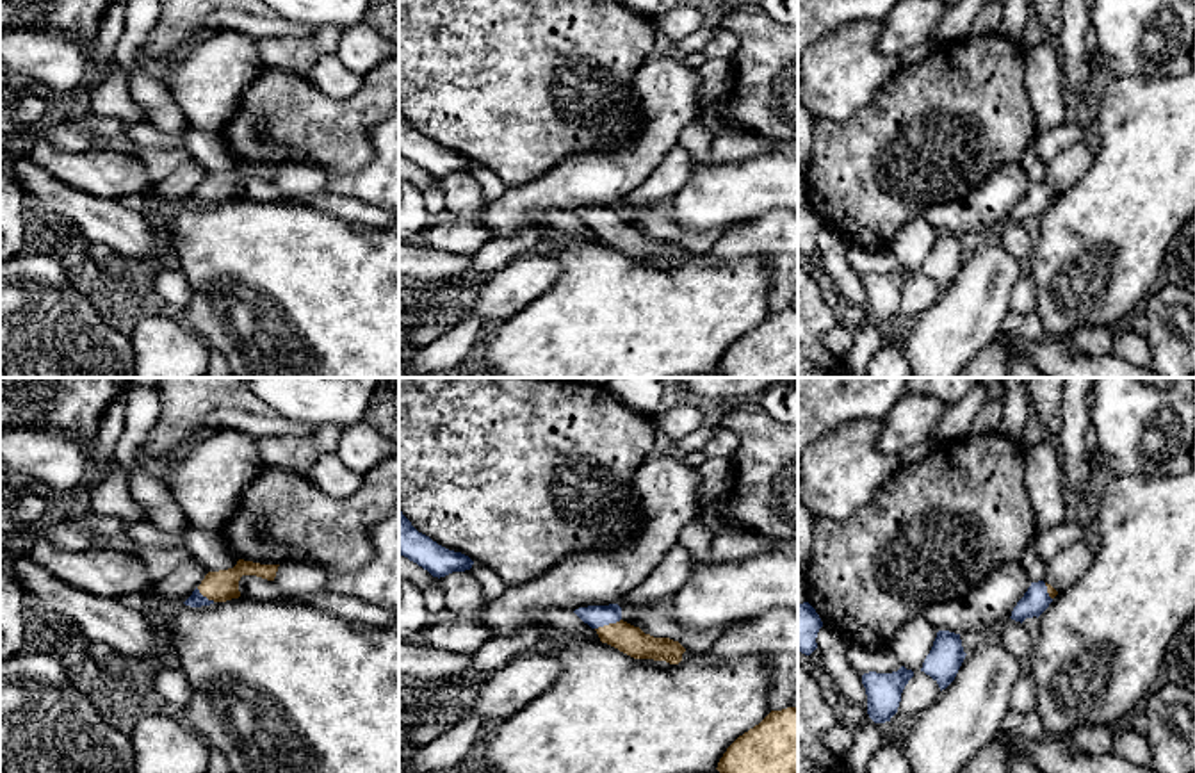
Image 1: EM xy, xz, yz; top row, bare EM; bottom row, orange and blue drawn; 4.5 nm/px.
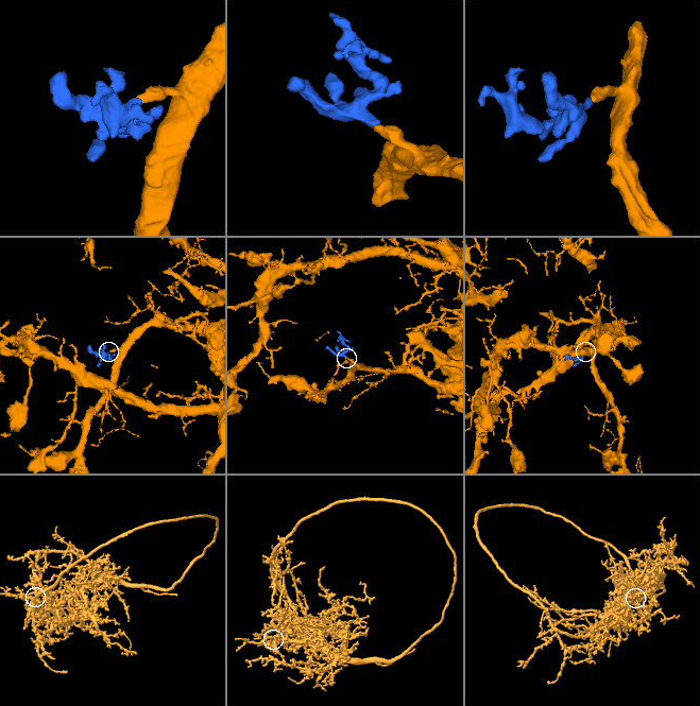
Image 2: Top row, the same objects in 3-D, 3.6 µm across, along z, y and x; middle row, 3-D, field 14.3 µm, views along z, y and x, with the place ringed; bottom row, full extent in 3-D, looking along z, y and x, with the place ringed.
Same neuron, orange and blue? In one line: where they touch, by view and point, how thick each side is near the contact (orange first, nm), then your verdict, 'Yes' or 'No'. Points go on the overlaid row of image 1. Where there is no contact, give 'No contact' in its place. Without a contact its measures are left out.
Touches orange at xz (609, 624). Thickness 130 nm (orange) against 100 nm. Yes

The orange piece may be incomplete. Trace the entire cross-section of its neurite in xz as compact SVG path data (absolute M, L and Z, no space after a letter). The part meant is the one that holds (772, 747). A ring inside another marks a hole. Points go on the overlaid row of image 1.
M798 707L771 711L723 753L719 773L798 773Z

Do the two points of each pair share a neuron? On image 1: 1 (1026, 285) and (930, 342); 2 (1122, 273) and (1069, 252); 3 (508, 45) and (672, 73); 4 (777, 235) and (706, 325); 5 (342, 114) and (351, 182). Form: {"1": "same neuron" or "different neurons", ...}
{"1": "different neurons", "2": "same neuron", "3": "different neurons", "4": "different neurons", "5": "different neurons"}

